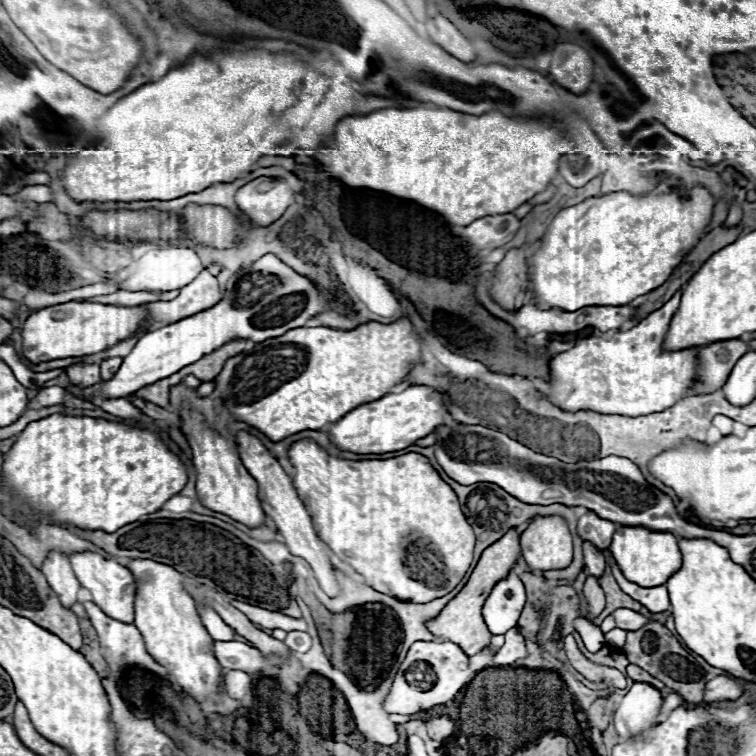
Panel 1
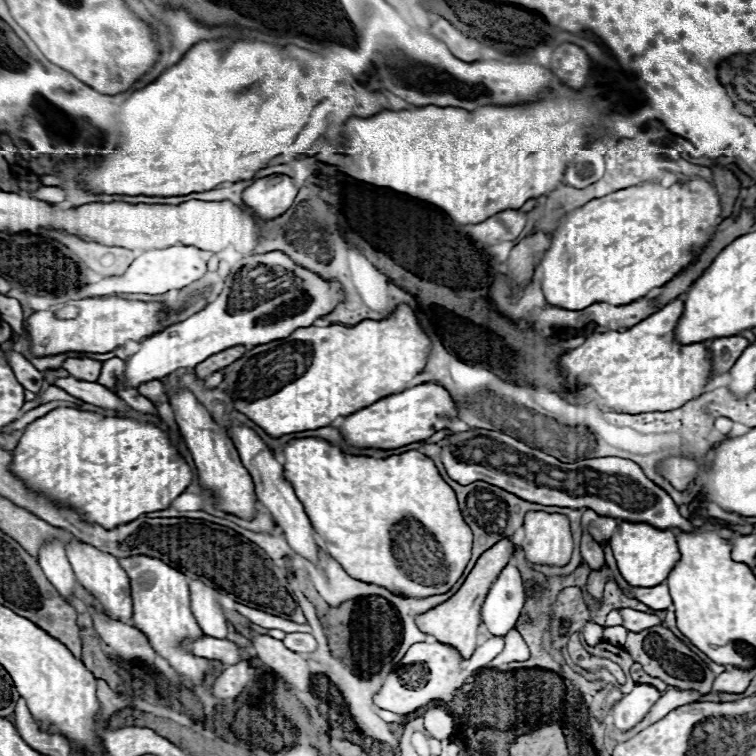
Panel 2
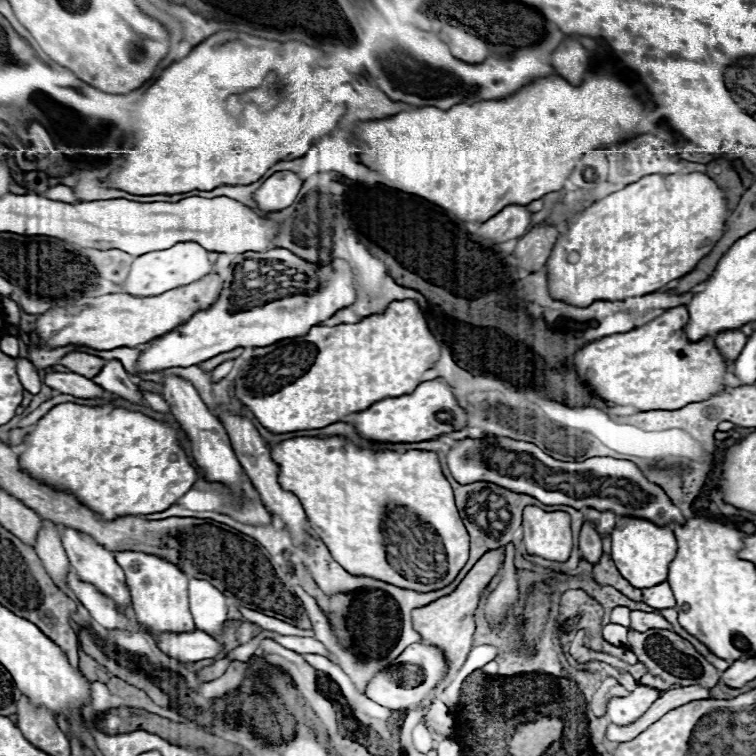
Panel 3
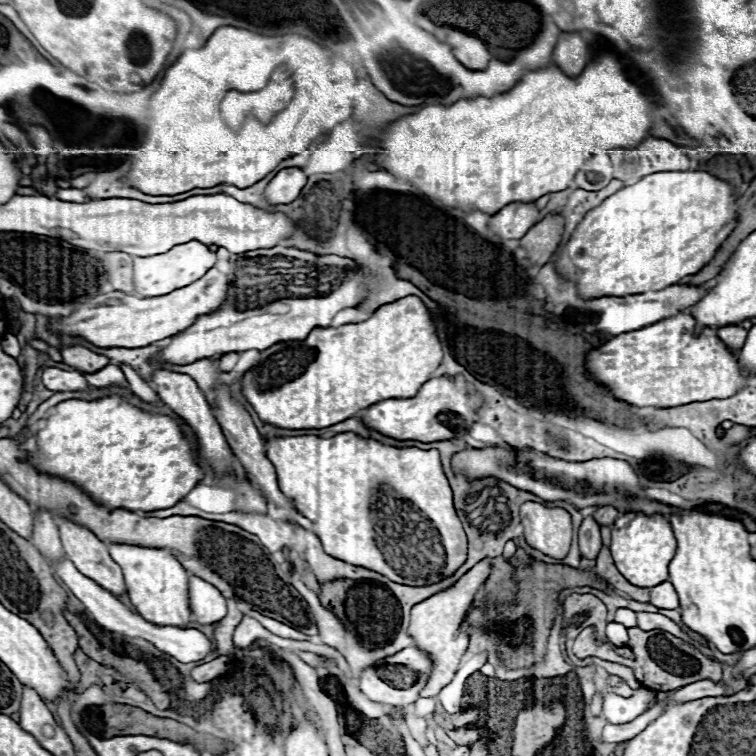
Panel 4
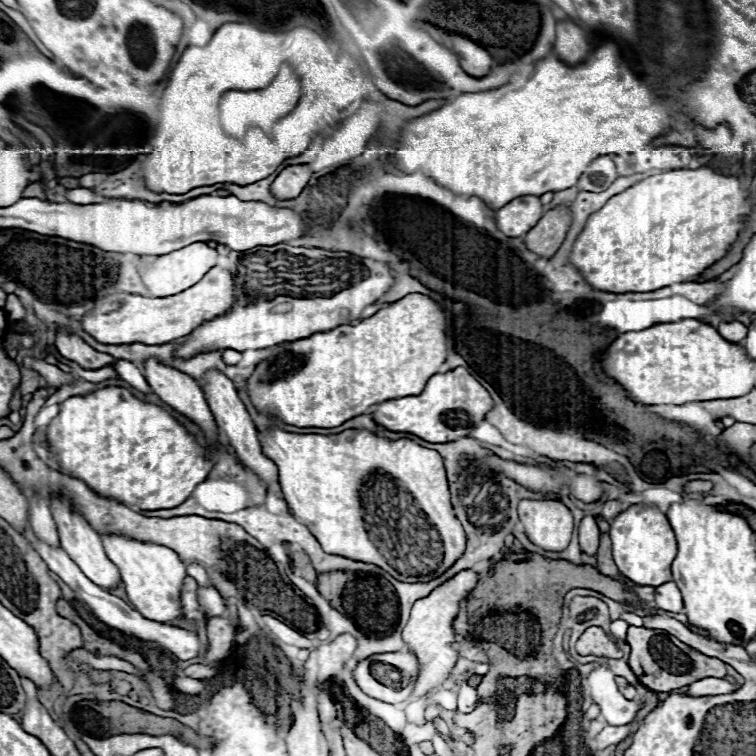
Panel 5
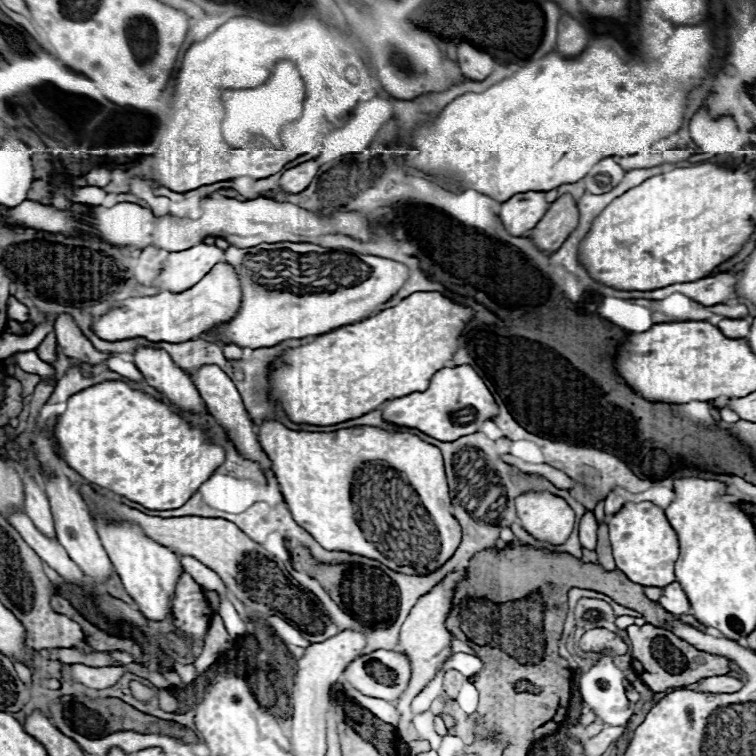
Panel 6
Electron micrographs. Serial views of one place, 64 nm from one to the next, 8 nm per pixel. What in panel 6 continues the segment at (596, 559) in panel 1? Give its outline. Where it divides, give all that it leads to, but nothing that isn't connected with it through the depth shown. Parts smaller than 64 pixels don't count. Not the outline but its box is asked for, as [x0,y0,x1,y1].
[578,512,598,550]

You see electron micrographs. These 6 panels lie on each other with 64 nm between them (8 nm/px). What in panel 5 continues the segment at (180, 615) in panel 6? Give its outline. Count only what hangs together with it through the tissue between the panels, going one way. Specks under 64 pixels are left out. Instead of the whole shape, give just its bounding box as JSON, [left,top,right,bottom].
[182,576,204,624]

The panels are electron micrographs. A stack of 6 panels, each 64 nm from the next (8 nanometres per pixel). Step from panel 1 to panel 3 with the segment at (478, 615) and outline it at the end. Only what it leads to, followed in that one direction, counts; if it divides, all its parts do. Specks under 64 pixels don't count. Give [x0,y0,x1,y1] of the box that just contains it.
[412,548,504,694]

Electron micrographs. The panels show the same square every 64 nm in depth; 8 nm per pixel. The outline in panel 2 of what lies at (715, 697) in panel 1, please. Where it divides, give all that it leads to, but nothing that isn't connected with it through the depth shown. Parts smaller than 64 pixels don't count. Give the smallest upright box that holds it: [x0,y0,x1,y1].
[712,668,750,694]

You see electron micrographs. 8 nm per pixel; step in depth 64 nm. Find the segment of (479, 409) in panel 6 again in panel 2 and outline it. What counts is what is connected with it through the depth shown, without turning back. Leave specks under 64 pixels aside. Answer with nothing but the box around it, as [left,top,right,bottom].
[338,384,458,450]

